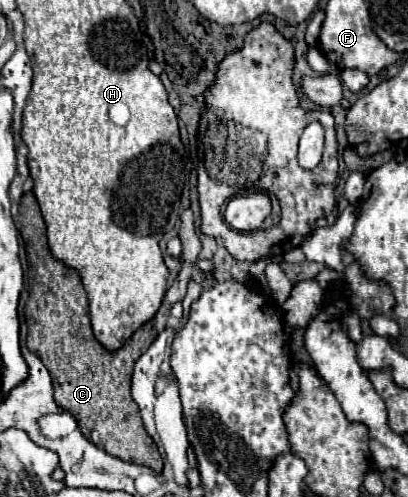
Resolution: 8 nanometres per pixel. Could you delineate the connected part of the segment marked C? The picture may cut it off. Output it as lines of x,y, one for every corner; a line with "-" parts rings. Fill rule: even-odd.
33,192
23,194
19,204
19,214
21,214
21,238
25,242
27,260
29,260
29,274
37,282
31,284
31,300
27,300
25,304
25,316
29,320
27,348
35,352
51,372
53,386
55,386
55,402
59,404
59,408
63,408
77,420
85,438
89,438
97,448
125,462
143,464
153,468
155,472
161,472
163,458
159,450
155,450
153,438
143,428
139,408
131,398
131,374
133,374
133,364
143,354
143,348
147,350
157,338
157,332
165,330
171,306
175,302
181,302
187,294
187,284
191,280
191,272
197,262
197,254
201,250
201,240
195,234
193,212
185,210
180,217
181,230
178,236
183,242
183,264
177,280
167,290
165,300
155,316
155,326
147,322
117,352
105,350
95,340
91,330
91,320
89,320
87,294
81,284
81,276
77,274
75,268
69,268
57,258
53,258
47,246
45,222
41,218
39,204

